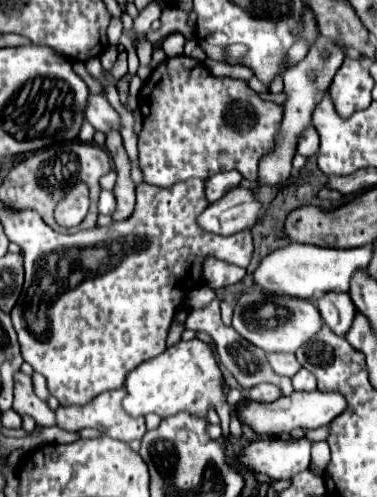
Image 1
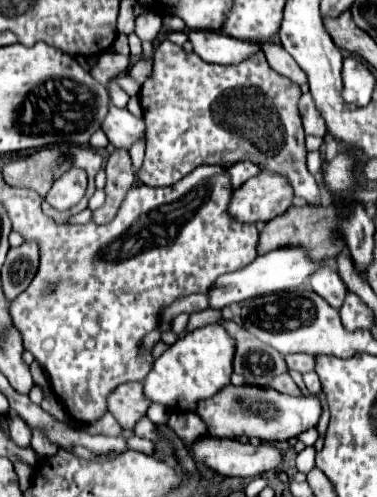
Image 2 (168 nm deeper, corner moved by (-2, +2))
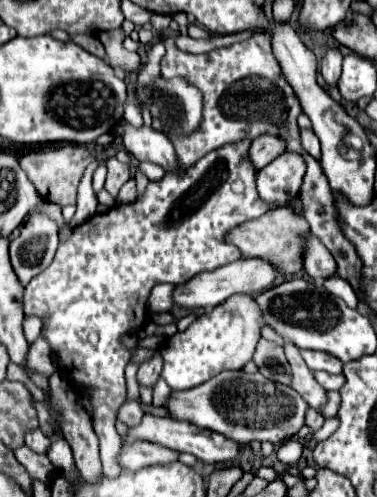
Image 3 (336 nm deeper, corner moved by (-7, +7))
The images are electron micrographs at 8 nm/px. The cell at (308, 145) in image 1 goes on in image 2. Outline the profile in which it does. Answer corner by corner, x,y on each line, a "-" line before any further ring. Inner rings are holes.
309,92
301,96
299,110
301,110
301,116
303,116
303,128
305,128
305,134
325,136
327,126
325,126
325,122
323,122
323,116
319,114
319,110
315,110
315,102
313,102
313,98
311,98

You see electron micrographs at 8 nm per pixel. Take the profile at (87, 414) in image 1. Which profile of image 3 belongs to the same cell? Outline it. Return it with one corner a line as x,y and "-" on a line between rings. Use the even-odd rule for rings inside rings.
156,353
150,361
144,361
144,363
140,365
138,375
136,375
138,385
142,385
142,387
150,387
150,389
152,389
152,387
156,385
158,377
160,377
160,369
162,369
162,361
160,361
160,355

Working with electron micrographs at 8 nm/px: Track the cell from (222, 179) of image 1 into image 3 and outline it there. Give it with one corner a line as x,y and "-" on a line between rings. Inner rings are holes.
260,137
260,141
252,141
248,159
256,171
266,167
270,161
274,161
280,153
284,153
284,145
276,141
276,137

